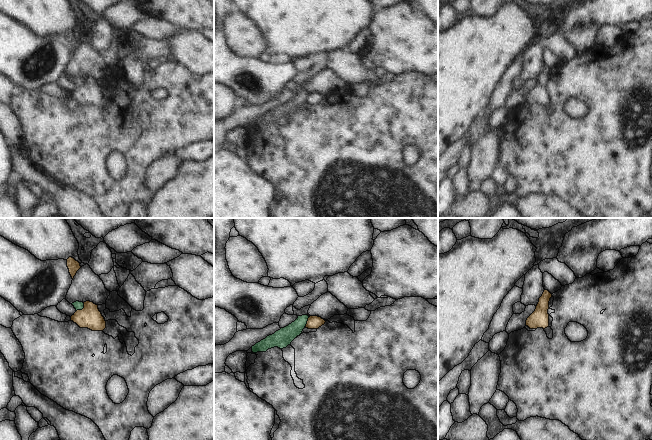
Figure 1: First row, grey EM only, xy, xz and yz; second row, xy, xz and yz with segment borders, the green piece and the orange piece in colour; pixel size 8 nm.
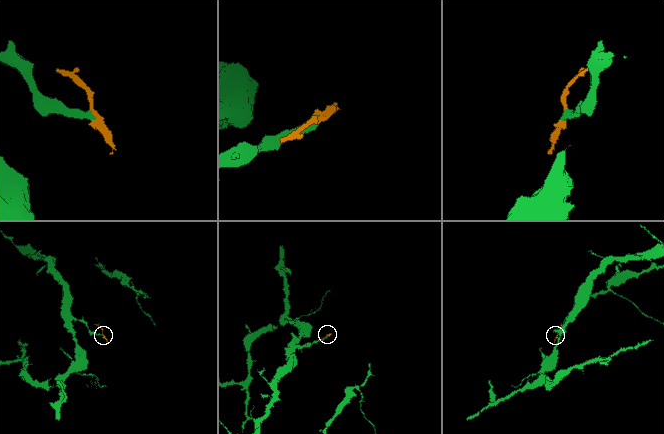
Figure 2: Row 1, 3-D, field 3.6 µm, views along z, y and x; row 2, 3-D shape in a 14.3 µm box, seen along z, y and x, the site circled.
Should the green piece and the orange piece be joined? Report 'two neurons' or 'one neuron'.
two neurons

